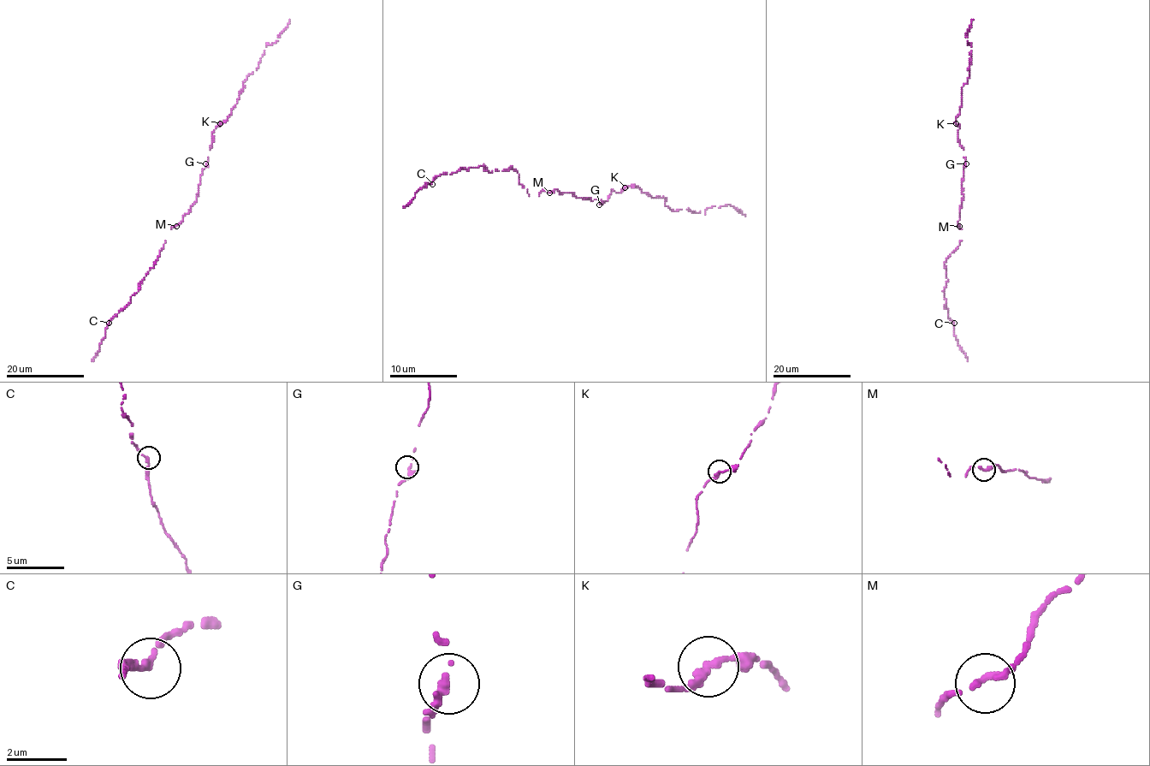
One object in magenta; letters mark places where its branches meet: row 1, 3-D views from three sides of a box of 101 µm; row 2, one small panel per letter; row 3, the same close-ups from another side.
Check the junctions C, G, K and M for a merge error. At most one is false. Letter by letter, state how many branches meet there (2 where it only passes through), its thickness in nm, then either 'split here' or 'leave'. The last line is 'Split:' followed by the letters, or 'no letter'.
C: 2 branches meet; 200 nm thick; leave
G: 2 branches meet; 280 nm thick; leave
K: 2 branches meet; 280 nm thick; leave
M: 2 branches meet; 240 nm thick; leave
Split: no letter

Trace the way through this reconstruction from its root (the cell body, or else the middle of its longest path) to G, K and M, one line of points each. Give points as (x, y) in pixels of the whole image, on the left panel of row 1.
G: (198, 187), (205, 163)
K: (198, 187), (212, 144), (212, 132), (220, 122)
M: (198, 187), (197, 200), (176, 226)

